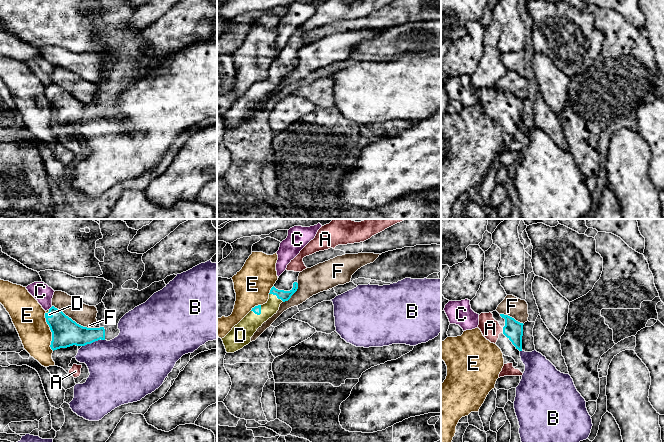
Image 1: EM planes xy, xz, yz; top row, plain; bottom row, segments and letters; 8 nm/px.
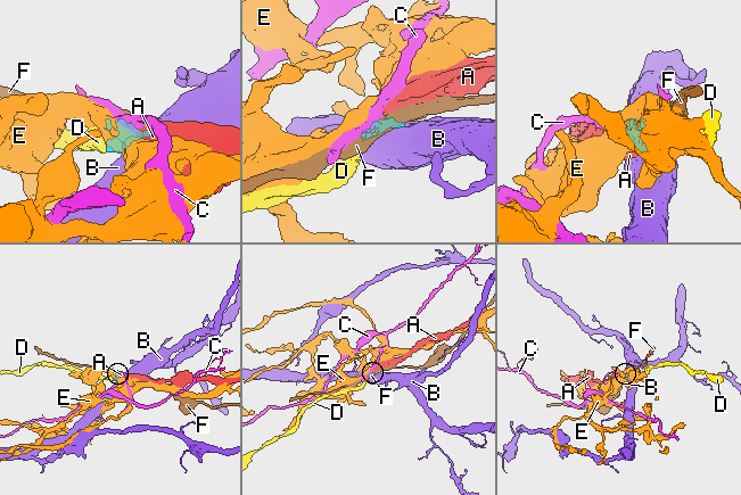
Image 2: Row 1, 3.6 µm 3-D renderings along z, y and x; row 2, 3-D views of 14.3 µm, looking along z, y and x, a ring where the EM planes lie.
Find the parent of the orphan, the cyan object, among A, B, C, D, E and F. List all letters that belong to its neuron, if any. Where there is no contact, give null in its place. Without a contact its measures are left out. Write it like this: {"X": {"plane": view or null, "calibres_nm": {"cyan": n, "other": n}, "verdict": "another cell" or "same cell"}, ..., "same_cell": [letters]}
{"A": {"plane": "yz", "calibres_nm": {"cyan": 150, "other": 160}, "verdict": "same cell"}, "B": {"plane": "xy", "calibres_nm": {"cyan": 220, "other": 400}, "verdict": "another cell"}, "C": {"plane": "xy", "calibres_nm": {"cyan": 220, "other": 150}, "verdict": "another cell"}, "D": {"plane": "xz", "calibres_nm": {"cyan": 60, "other": 170}, "verdict": "same cell"}, "E": {"plane": "xy", "calibres_nm": {"cyan": 220, "other": 260}, "verdict": "another cell"}, "F": {"plane": "xy", "calibres_nm": {"cyan": 220, "other": 170}, "verdict": "another cell"}, "same_cell": ["A", "D"]}

